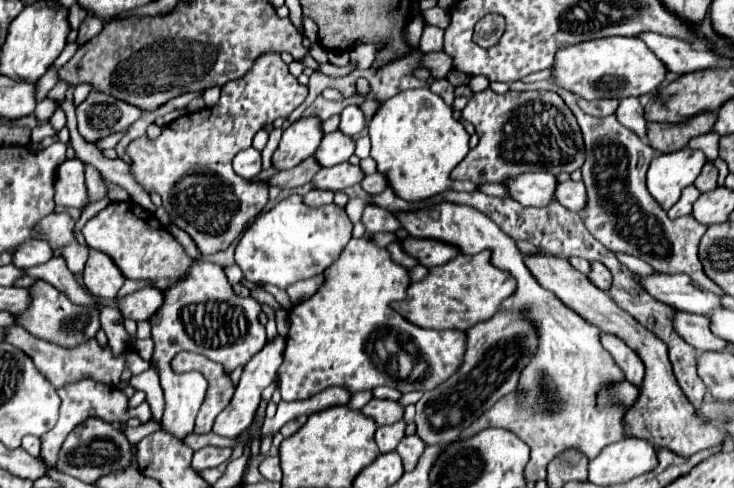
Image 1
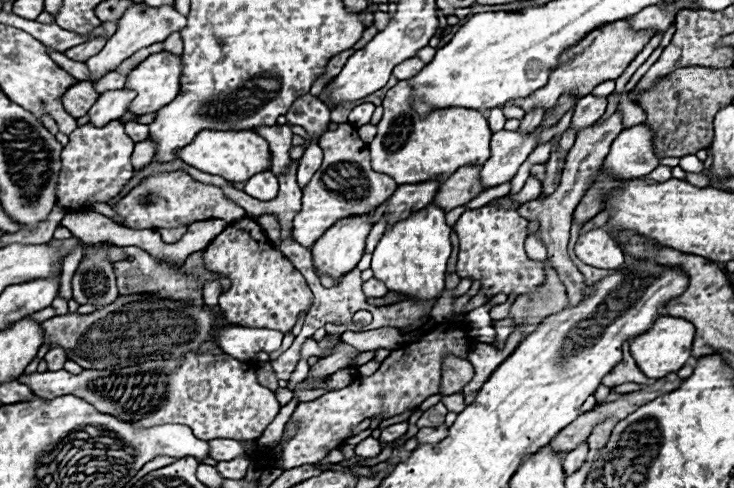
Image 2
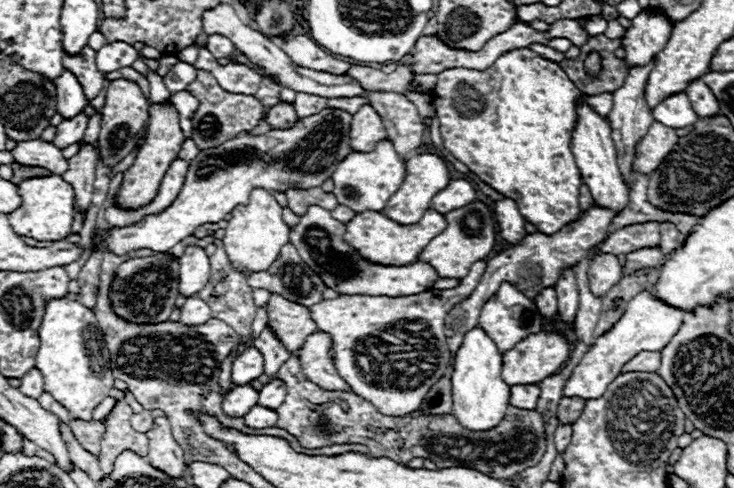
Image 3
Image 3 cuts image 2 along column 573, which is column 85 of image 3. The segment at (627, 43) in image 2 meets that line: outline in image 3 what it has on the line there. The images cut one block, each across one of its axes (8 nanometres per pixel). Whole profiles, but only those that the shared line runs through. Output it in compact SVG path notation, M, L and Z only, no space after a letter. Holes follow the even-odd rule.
M86 46L82 50L82 56L66 56L64 54L62 64L82 84L86 98L94 100L98 96L98 92L102 90L102 84L104 84L104 74L96 66L96 52L90 46Z

